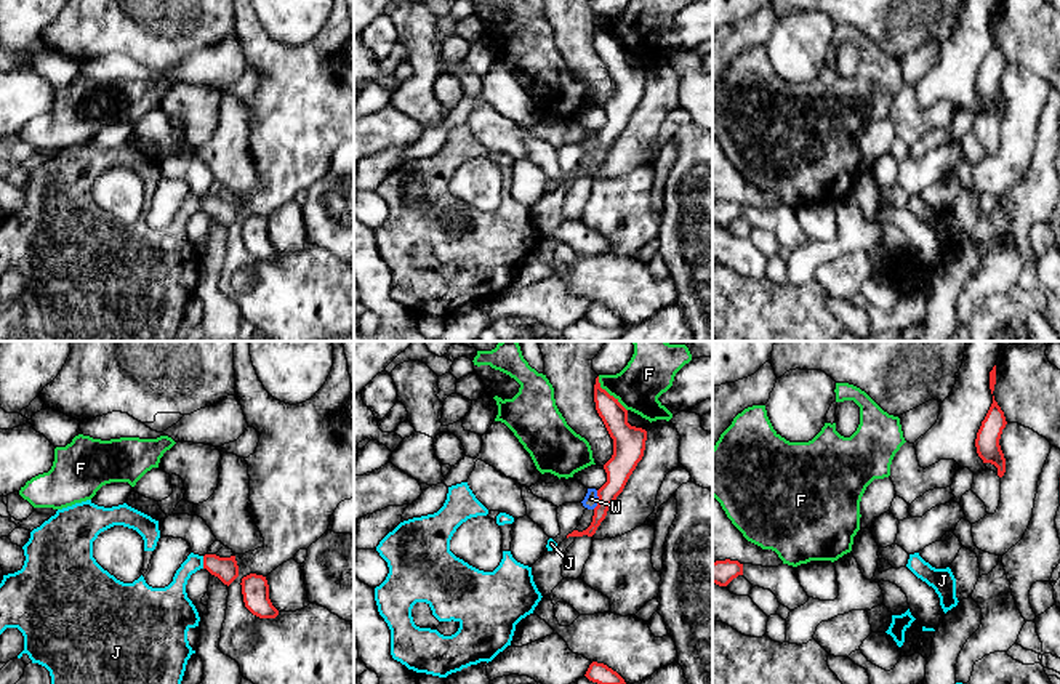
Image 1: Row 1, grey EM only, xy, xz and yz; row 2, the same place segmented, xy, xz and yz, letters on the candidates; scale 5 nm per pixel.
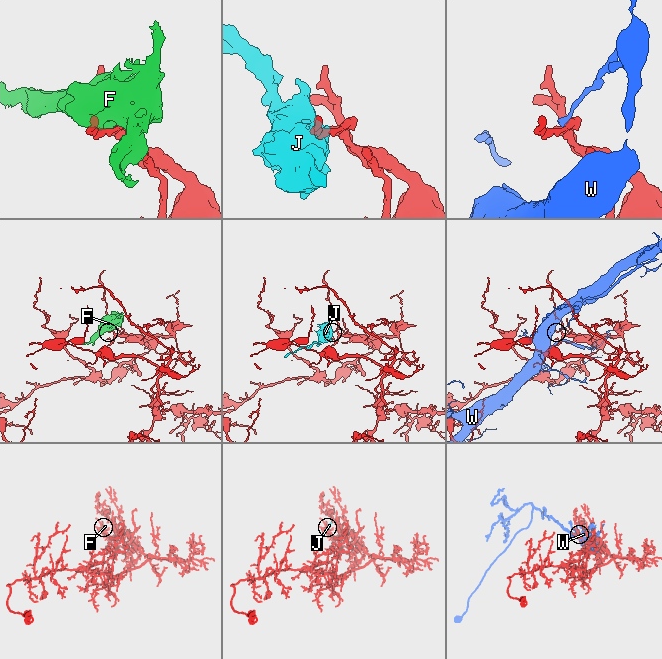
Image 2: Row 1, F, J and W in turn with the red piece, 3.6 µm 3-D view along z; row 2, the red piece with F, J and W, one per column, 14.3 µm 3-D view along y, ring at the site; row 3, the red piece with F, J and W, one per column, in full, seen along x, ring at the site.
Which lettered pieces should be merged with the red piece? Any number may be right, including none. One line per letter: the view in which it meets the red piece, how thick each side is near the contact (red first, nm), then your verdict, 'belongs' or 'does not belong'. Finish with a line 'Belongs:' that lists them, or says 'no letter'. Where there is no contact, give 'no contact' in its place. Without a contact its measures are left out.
F: contact in xz; calibres 140 and 240 nm; does not belong
J: contact in xy; calibres 120 and 160 nm; does not belong
W: contact in xz; calibres 140 and 70 nm; does not belong
Belongs: no letter

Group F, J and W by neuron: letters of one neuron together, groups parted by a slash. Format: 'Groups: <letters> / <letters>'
Groups: F / J / W

